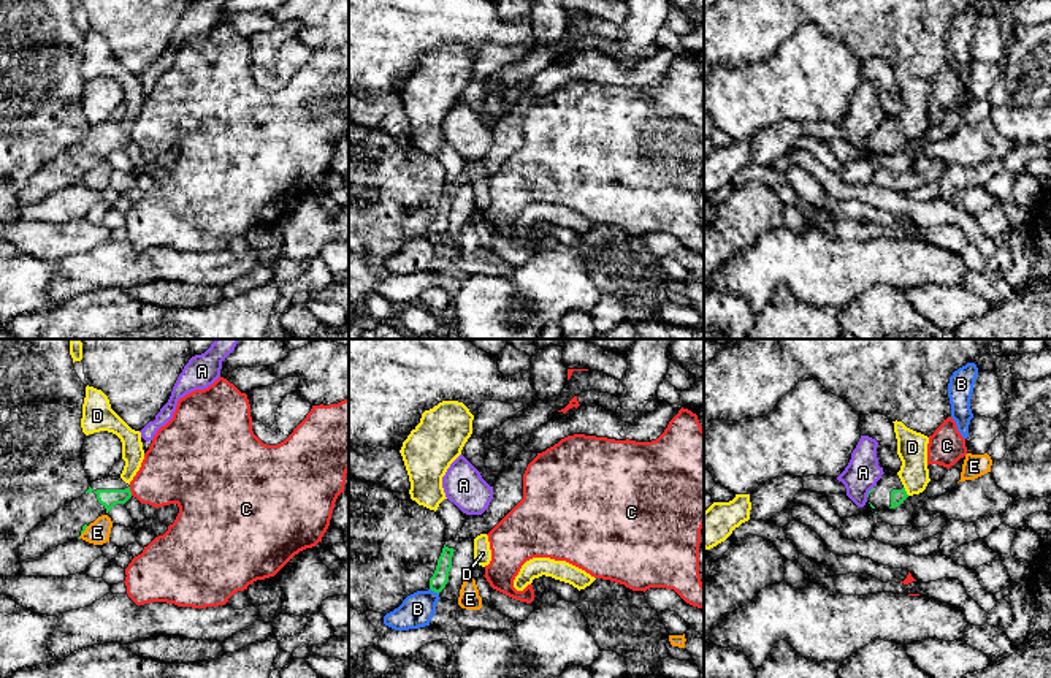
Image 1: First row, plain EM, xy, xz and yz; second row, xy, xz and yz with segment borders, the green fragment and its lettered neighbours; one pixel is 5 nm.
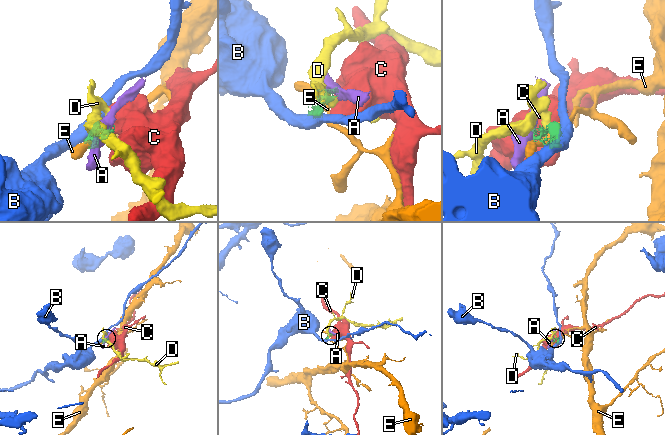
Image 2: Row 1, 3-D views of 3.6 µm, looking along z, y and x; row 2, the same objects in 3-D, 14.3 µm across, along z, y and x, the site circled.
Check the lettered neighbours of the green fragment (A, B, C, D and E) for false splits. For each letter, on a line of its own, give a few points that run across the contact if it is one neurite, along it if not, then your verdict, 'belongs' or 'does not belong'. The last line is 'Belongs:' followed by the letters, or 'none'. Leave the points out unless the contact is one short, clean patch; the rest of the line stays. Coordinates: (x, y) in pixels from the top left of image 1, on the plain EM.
A: yz (872, 132), (866, 141) | does not belong
B: xz (430, 233), (438, 239) | does not belong
C: xy (129, 132), (132, 140) | does not belong
D: yz (904, 132), (909, 140) | does not belong
E: xy (87, 171), (78, 182) | does not belong
Belongs: none

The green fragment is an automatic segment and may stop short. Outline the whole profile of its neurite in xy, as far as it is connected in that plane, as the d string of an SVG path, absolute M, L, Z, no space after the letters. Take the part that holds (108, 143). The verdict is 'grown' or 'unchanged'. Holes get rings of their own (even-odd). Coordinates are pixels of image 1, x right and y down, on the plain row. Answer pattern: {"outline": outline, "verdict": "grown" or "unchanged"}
{"outline": "M108 120L92 127L81 143L65 149L29 177L19 192L19 203L35 204L59 190L79 184L90 168L130 143L130 130L120 122Z", "verdict": "grown"}

